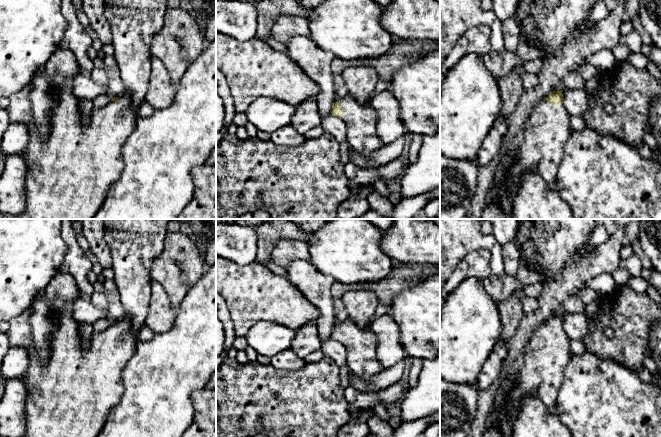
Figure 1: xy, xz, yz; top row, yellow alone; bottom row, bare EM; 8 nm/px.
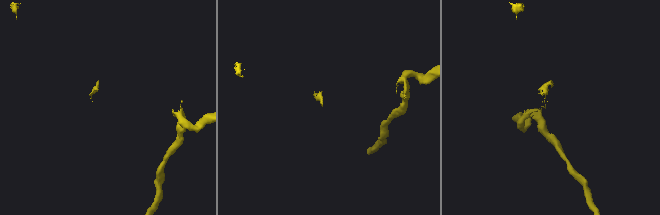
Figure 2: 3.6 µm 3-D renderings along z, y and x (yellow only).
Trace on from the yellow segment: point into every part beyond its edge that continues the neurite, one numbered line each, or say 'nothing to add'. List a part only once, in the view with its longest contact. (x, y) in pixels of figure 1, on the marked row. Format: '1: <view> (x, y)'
1: xz (361, 121)

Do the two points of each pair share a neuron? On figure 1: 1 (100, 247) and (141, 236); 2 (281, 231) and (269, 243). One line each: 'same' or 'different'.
1: different
2: same

